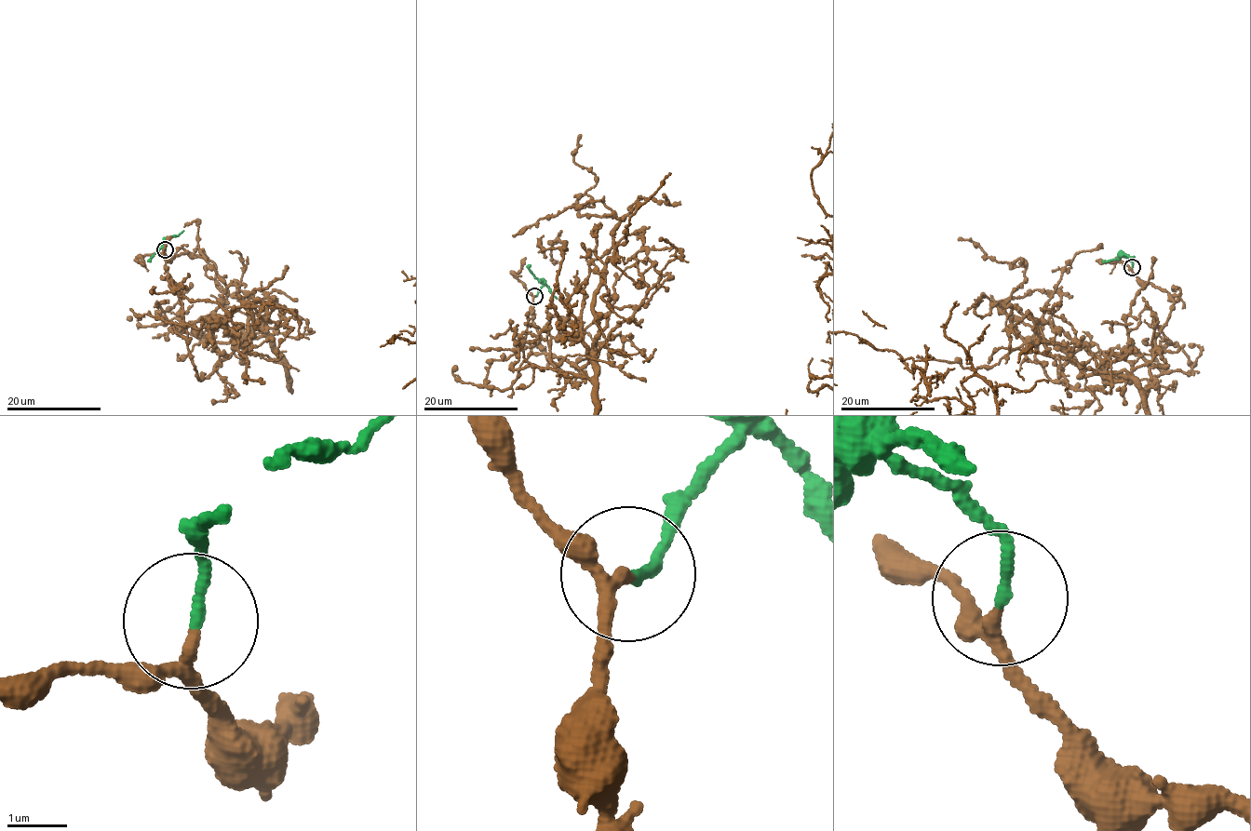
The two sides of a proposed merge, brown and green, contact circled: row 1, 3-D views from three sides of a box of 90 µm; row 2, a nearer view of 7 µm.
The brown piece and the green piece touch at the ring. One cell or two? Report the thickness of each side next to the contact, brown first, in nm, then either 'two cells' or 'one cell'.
170 nm thick on the brown side, 170 nm on the other; one cell

